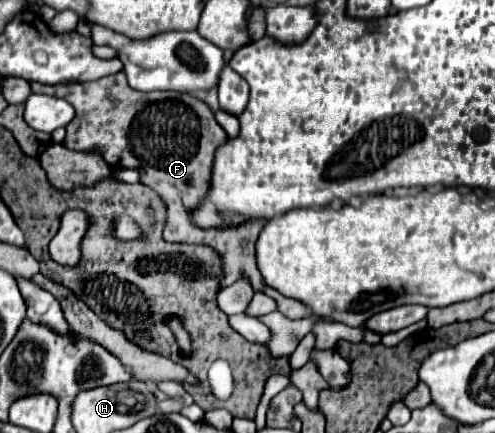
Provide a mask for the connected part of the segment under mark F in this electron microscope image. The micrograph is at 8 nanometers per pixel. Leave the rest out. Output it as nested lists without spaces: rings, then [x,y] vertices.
[[[118,71],[114,75],[90,81],[90,83],[64,83],[64,85],[42,85],[32,83],[34,93],[50,93],[50,95],[62,95],[74,109],[76,117],[66,127],[66,139],[64,145],[70,151],[88,151],[98,149],[102,157],[112,163],[112,167],[128,167],[136,169],[142,175],[142,183],[148,187],[154,187],[162,199],[168,203],[168,221],[164,227],[164,239],[174,243],[206,243],[214,247],[222,255],[226,279],[222,281],[222,287],[234,283],[238,277],[248,277],[252,281],[254,291],[262,291],[262,275],[256,263],[256,239],[262,231],[262,227],[268,223],[268,219],[248,219],[240,223],[238,227],[220,227],[220,229],[202,229],[192,221],[192,211],[202,203],[202,199],[210,191],[210,173],[214,163],[214,153],[218,147],[222,147],[228,141],[228,135],[224,129],[216,123],[214,113],[208,109],[208,105],[194,95],[182,95],[176,91],[152,91],[142,93],[128,85],[124,71]]]

